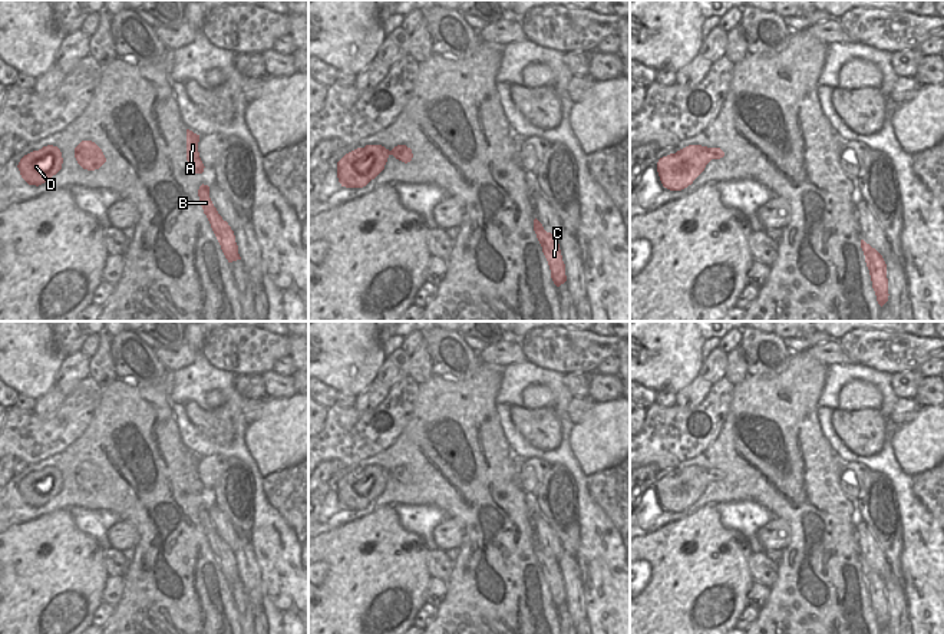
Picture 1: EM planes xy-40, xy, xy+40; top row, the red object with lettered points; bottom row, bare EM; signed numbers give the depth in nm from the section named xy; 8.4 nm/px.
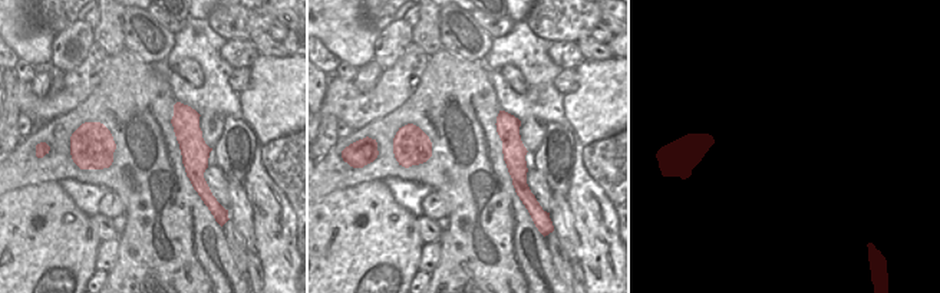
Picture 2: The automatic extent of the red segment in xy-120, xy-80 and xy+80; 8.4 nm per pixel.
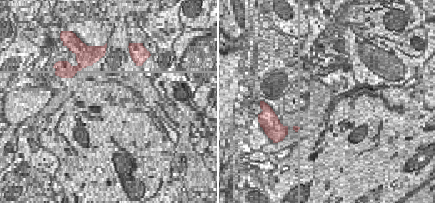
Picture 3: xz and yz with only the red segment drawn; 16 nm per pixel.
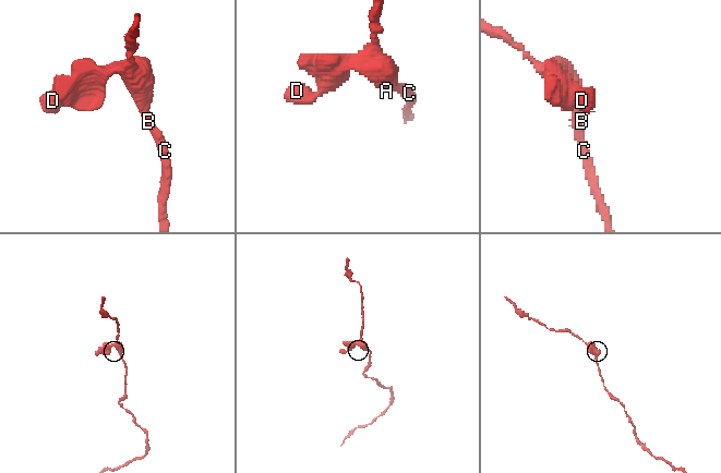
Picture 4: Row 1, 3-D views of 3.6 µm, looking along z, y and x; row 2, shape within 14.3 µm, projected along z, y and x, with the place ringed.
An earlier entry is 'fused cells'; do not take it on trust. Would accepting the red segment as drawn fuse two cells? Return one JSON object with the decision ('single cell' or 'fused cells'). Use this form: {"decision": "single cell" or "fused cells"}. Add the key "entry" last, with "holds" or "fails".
{"decision": "single cell", "entry": "fails"}

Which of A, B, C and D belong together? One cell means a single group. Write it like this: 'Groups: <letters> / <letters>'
Groups: A B C D

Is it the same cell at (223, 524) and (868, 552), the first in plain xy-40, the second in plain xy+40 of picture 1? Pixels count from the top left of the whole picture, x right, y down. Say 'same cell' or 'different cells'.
same cell

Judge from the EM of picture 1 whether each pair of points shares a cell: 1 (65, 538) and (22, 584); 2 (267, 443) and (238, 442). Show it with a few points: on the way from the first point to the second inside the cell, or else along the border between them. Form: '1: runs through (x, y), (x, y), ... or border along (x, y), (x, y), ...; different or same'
1: runs through (55, 550), (33, 573); same
2: border along (247, 425), (246, 448), (260, 472); different

